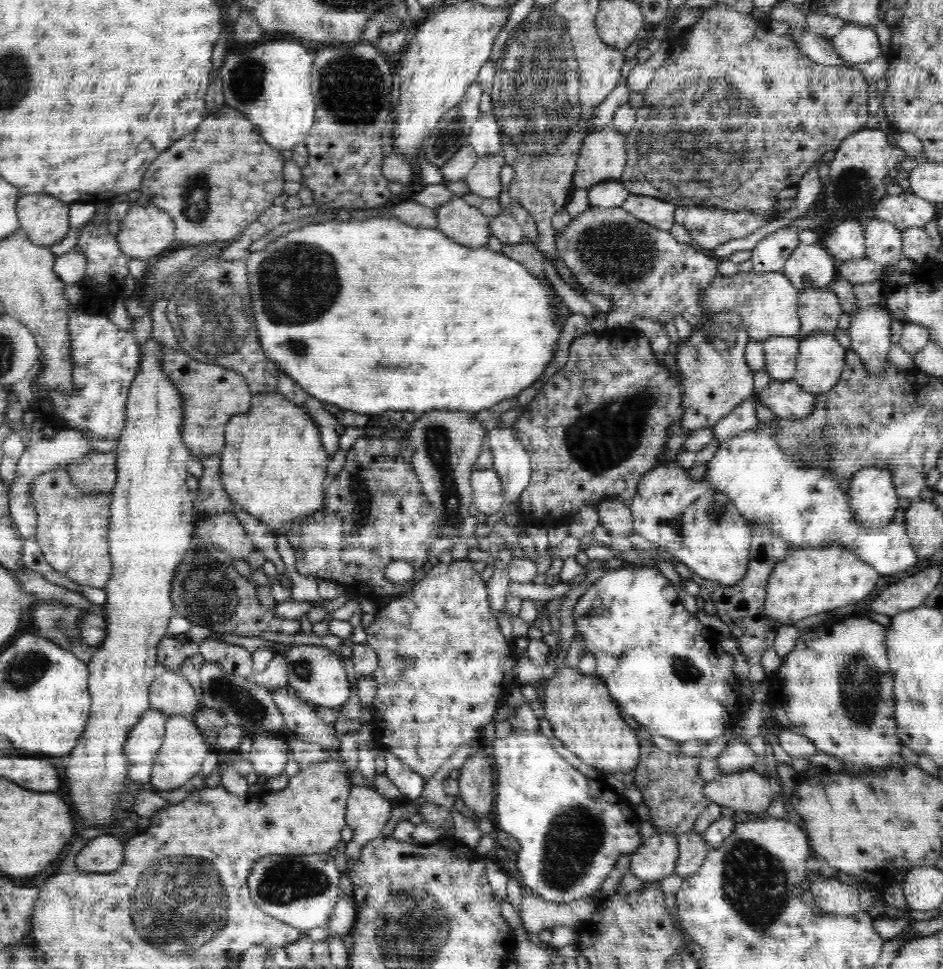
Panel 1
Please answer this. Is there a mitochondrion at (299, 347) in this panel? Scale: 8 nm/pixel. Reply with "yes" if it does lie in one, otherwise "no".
yes

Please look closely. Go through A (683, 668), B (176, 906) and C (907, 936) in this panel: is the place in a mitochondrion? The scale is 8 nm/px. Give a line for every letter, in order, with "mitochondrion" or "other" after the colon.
A: mitochondrion
B: mitochondrion
C: other

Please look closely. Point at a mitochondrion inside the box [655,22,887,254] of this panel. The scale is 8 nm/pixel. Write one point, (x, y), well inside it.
(854, 189)

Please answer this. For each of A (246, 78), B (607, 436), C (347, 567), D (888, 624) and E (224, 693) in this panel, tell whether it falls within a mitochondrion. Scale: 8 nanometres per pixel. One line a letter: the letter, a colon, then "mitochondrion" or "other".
A: mitochondrion
B: mitochondrion
C: other
D: other
E: mitochondrion

